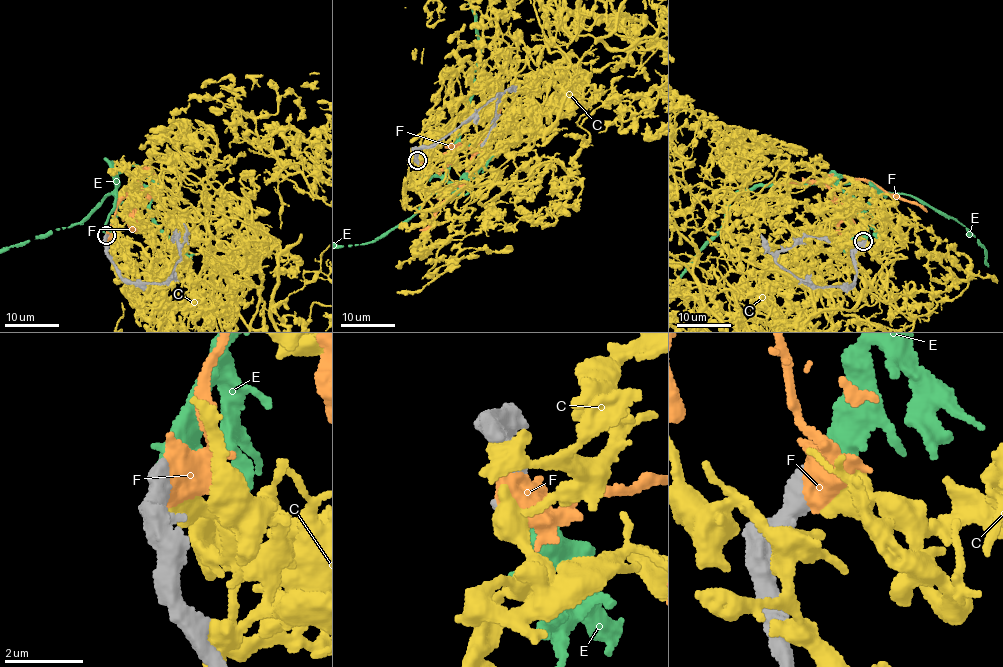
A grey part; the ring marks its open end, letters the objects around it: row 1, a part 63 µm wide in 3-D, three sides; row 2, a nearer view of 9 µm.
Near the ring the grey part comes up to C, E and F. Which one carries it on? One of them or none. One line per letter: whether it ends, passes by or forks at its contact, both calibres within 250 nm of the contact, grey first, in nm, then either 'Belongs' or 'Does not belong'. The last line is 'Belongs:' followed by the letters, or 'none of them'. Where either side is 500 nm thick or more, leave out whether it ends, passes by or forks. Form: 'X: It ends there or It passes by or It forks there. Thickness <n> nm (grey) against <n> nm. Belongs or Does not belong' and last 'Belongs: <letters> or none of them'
C: Thickness 600 nm (grey) against 650 nm. Does not belong
E: Thickness 650 nm (grey) against 600 nm. Belongs
F: Thickness 750 nm (grey) against 600 nm. Does not belong
Belongs: E

